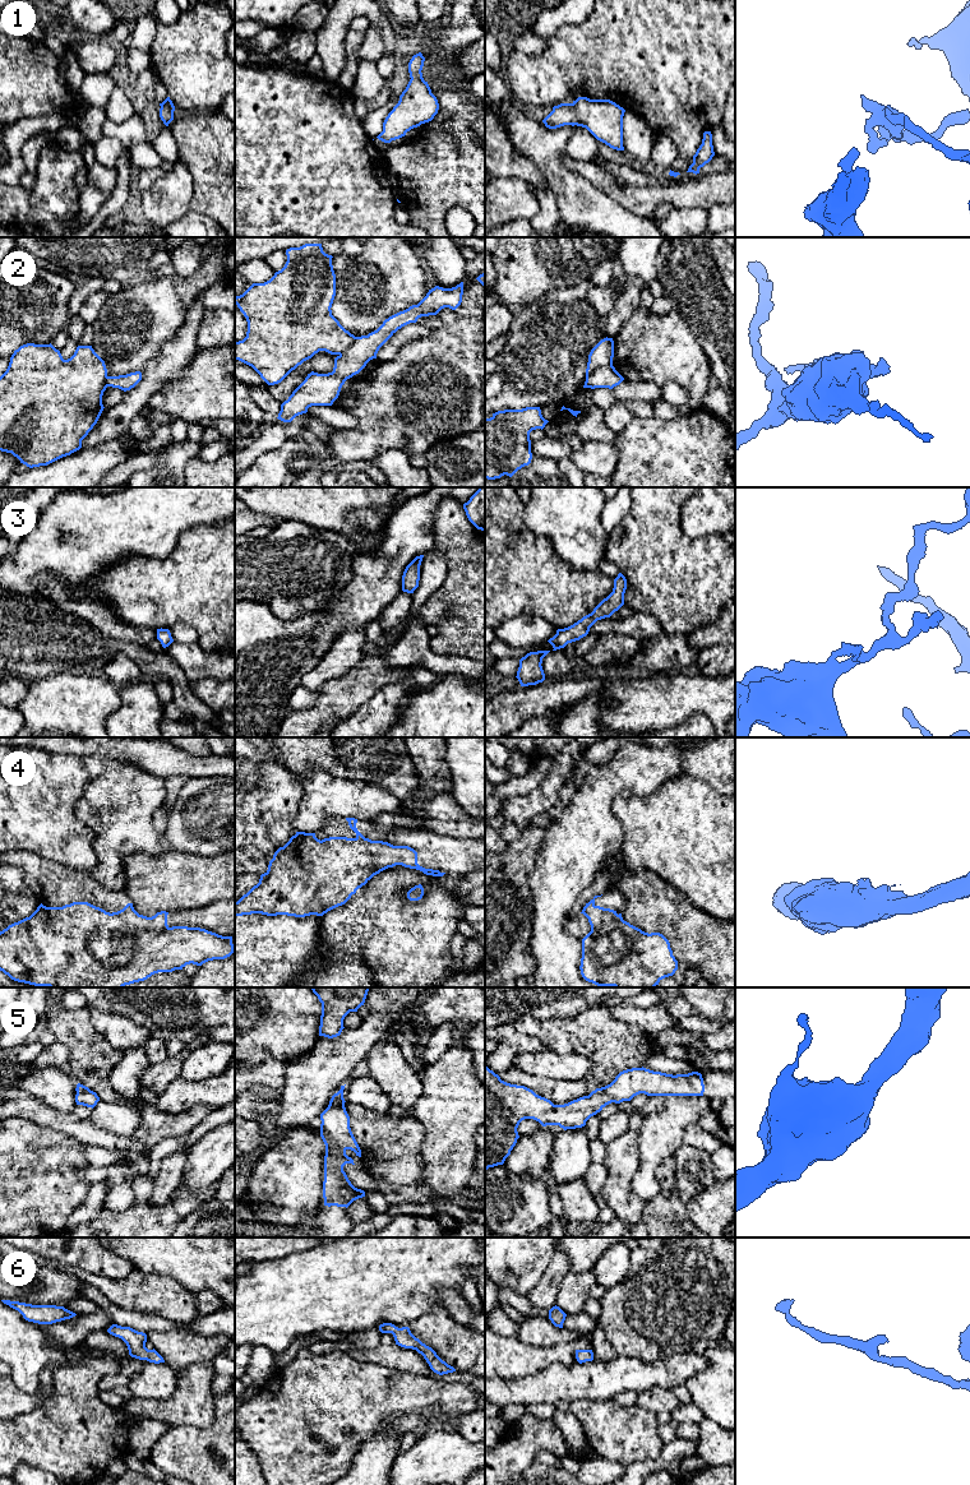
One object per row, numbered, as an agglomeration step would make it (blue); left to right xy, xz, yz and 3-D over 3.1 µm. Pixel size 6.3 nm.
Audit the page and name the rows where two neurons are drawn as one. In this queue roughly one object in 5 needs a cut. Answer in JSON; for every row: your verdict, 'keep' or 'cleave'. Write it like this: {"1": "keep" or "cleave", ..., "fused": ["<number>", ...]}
{"1": "keep", "2": "cleave", "3": "keep", "4": "cleave", "5": "keep", "6": "keep", "fused": ["2", "4"]}

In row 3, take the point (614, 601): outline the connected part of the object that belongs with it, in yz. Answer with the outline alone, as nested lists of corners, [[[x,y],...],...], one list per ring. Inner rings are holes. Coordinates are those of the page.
[[[619,573],[614,579],[613,592],[604,598],[591,614],[583,616],[581,620],[568,628],[558,629],[556,634],[548,640],[553,646],[553,651],[564,648],[568,643],[586,637],[590,632],[590,628],[597,620],[610,617],[615,611],[618,611],[624,605],[625,589],[627,579],[622,573]]]

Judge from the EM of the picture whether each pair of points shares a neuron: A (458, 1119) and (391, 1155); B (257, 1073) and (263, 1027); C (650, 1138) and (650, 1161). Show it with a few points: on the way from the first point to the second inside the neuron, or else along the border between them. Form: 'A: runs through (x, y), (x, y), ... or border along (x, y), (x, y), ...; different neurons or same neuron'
A: border along (412, 1118), (423, 1129), (423, 1169); different neurons
B: border along (286, 1060), (267, 1056), (261, 1062), (248, 1065); different neurons
C: runs through (650, 1143), (650, 1156); same neuron

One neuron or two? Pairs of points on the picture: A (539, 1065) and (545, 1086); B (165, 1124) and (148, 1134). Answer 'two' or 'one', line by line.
A: two
B: one

